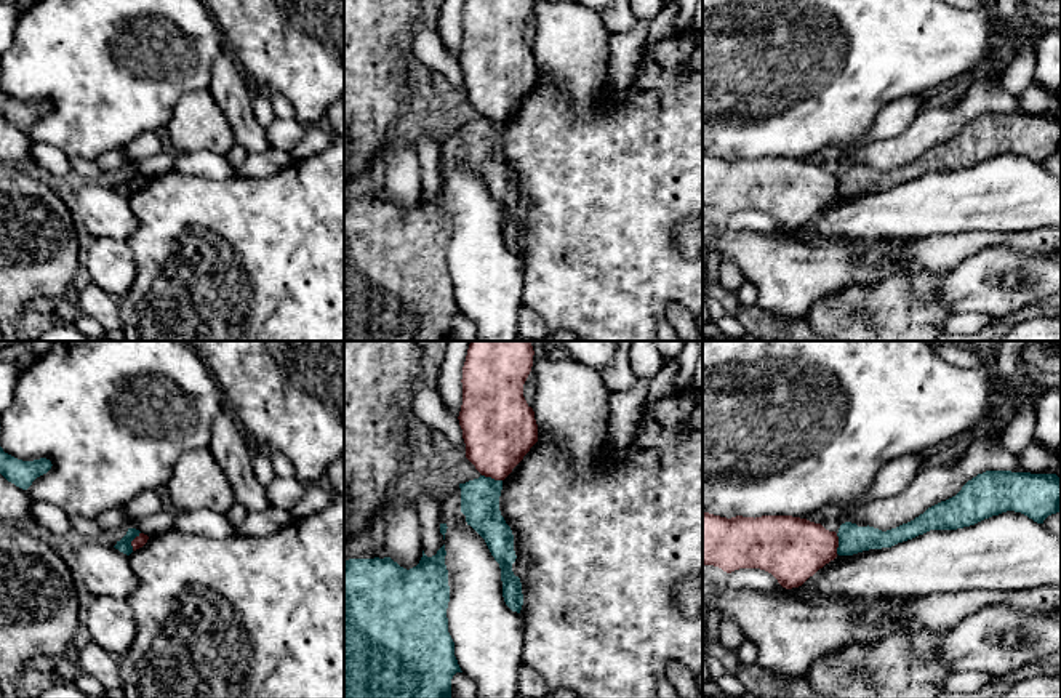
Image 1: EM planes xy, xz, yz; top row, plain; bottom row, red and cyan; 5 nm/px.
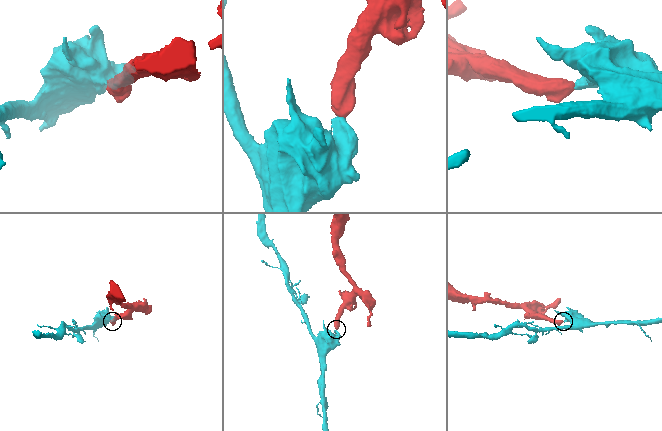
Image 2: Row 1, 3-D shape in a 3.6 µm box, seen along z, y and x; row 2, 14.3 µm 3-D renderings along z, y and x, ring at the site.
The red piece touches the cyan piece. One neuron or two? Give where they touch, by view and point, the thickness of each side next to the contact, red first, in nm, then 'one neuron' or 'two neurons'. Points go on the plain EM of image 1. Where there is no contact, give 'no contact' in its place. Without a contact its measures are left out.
xz (492, 119) | 360/190 nm | two neurons

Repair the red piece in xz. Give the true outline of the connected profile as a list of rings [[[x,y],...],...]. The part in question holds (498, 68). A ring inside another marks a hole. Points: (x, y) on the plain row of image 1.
[[[466,0],[459,67],[466,99],[494,122],[504,122],[538,83],[523,26],[533,0]]]

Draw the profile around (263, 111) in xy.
[[[254,90],[251,91],[251,96],[253,96],[251,104],[253,104],[254,117],[258,123],[266,130],[275,118],[275,114],[272,110],[270,96],[266,96]]]

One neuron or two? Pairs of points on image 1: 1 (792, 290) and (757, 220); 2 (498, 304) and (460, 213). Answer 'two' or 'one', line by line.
1: two
2: one

